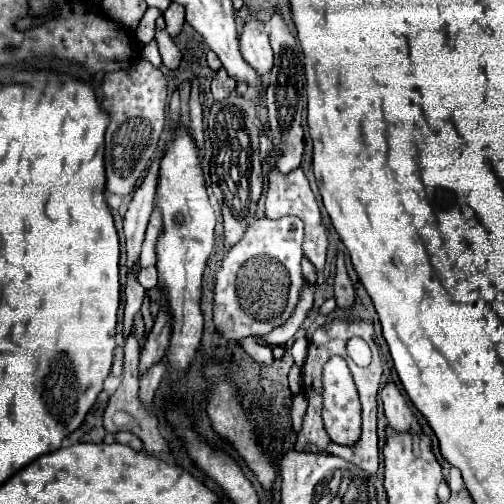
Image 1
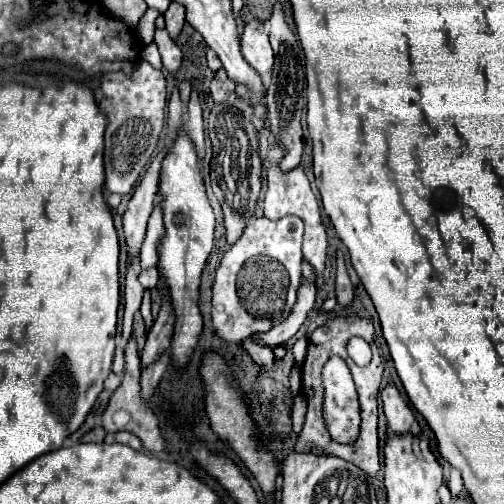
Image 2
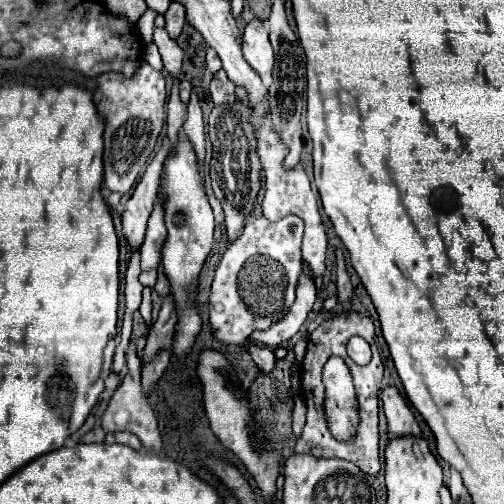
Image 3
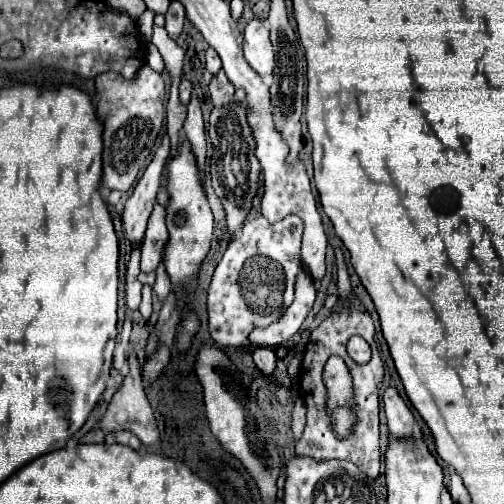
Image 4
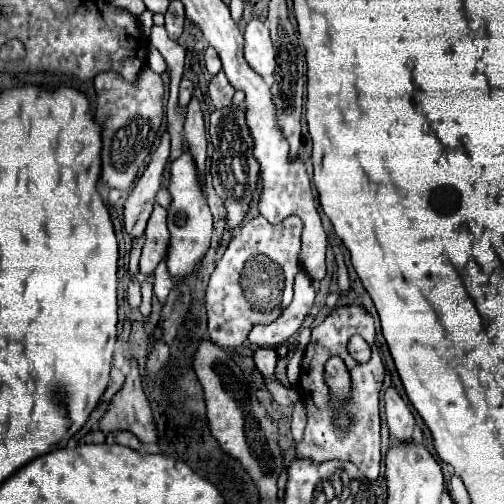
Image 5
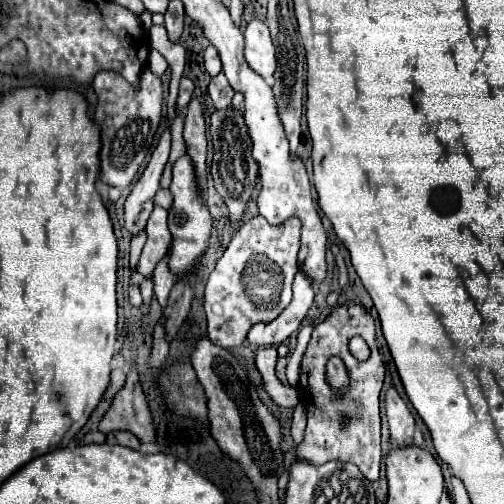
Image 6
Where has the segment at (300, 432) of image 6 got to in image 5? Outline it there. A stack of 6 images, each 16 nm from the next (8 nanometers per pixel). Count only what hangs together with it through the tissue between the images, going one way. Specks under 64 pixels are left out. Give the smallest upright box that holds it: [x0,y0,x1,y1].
[292,400,306,442]

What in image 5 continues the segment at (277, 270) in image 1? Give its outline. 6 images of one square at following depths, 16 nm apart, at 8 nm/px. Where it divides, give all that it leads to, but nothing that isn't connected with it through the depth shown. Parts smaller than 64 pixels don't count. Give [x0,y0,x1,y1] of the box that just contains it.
[206,216,302,348]

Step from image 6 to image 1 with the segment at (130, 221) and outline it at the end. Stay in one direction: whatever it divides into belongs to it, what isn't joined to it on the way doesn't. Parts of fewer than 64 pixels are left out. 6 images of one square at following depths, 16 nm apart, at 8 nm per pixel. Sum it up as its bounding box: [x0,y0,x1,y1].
[124,156,160,270]

